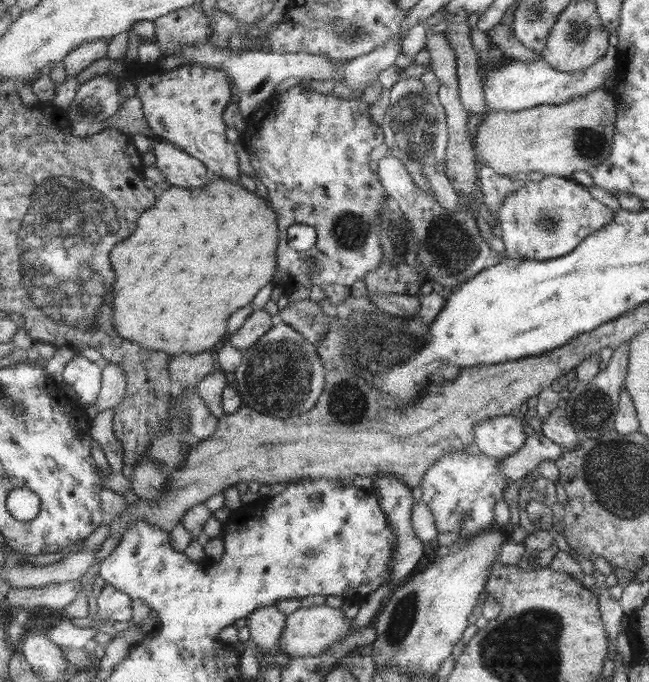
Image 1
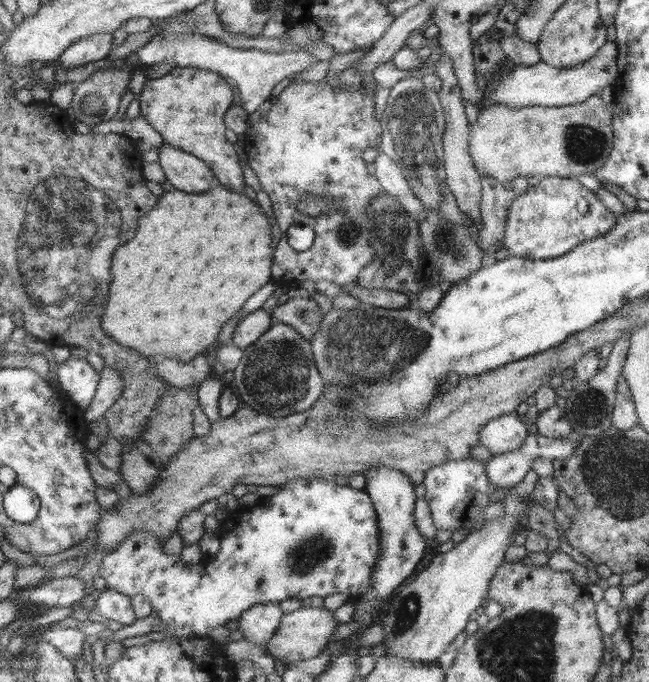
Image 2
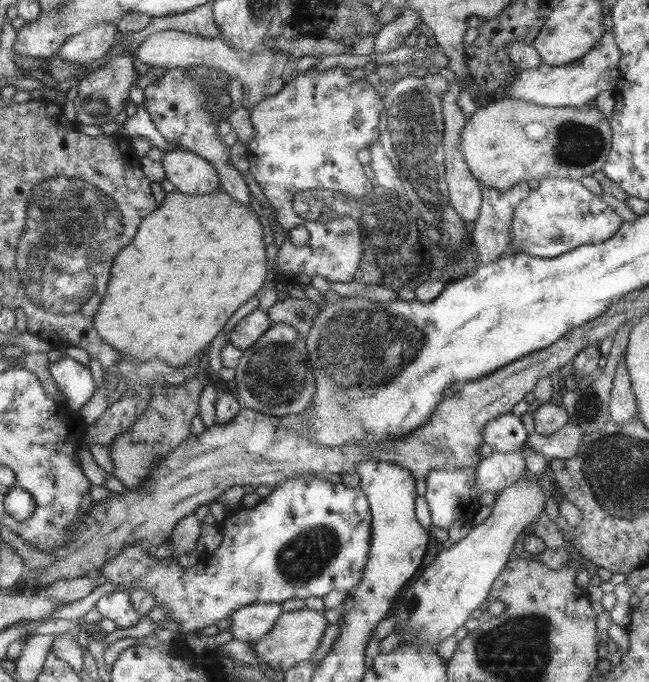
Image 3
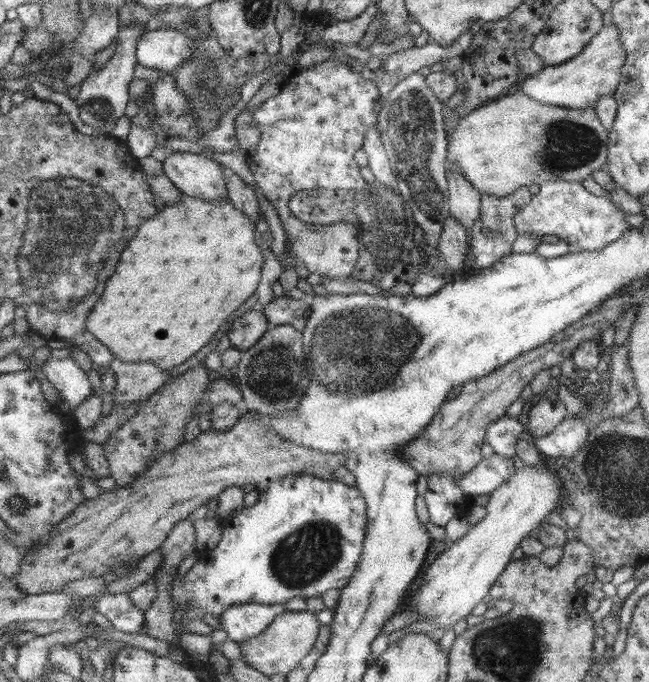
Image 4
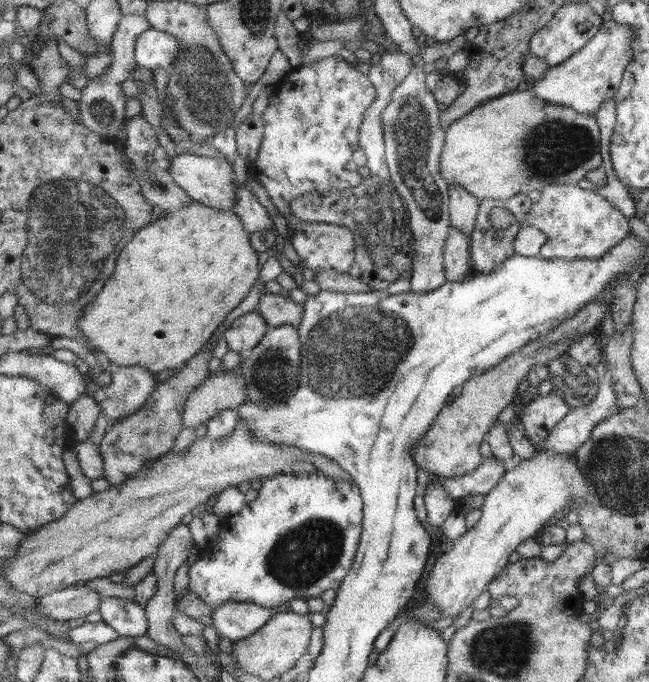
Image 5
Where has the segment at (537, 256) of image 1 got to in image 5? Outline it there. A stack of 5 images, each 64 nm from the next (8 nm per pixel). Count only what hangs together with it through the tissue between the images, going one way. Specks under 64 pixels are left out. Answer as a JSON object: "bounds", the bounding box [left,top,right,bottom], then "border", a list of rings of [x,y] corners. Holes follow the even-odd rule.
{"bounds":[517,183,630,261],"border":[[[575,183],[550,184],[549,186],[544,186],[540,190],[540,194],[541,197],[535,203],[530,204],[529,210],[522,220],[517,221],[520,227],[532,226],[544,234],[545,240],[543,246],[539,249],[538,256],[540,258],[565,261],[573,261],[575,259],[601,259],[603,254],[615,247],[630,232],[630,228],[627,226],[628,219],[623,217],[617,207],[609,203],[601,195],[589,189],[579,188]]]}

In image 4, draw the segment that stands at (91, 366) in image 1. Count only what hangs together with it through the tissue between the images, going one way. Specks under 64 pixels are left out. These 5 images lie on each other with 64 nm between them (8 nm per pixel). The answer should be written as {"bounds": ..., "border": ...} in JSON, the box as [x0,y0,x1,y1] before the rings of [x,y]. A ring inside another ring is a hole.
{"bounds":[40,356,95,410],"border":[[[70,356],[65,359],[51,357],[40,368],[73,410],[95,394],[88,371],[82,370]]]}

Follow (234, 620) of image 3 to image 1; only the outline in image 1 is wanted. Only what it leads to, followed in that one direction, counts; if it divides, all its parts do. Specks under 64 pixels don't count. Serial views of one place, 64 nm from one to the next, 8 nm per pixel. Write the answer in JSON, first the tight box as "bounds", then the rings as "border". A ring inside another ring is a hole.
{"bounds":[246,605,286,653],"border":[[[275,605],[256,608],[246,617],[250,638],[272,653],[279,651],[281,635],[286,625],[286,614]]]}

